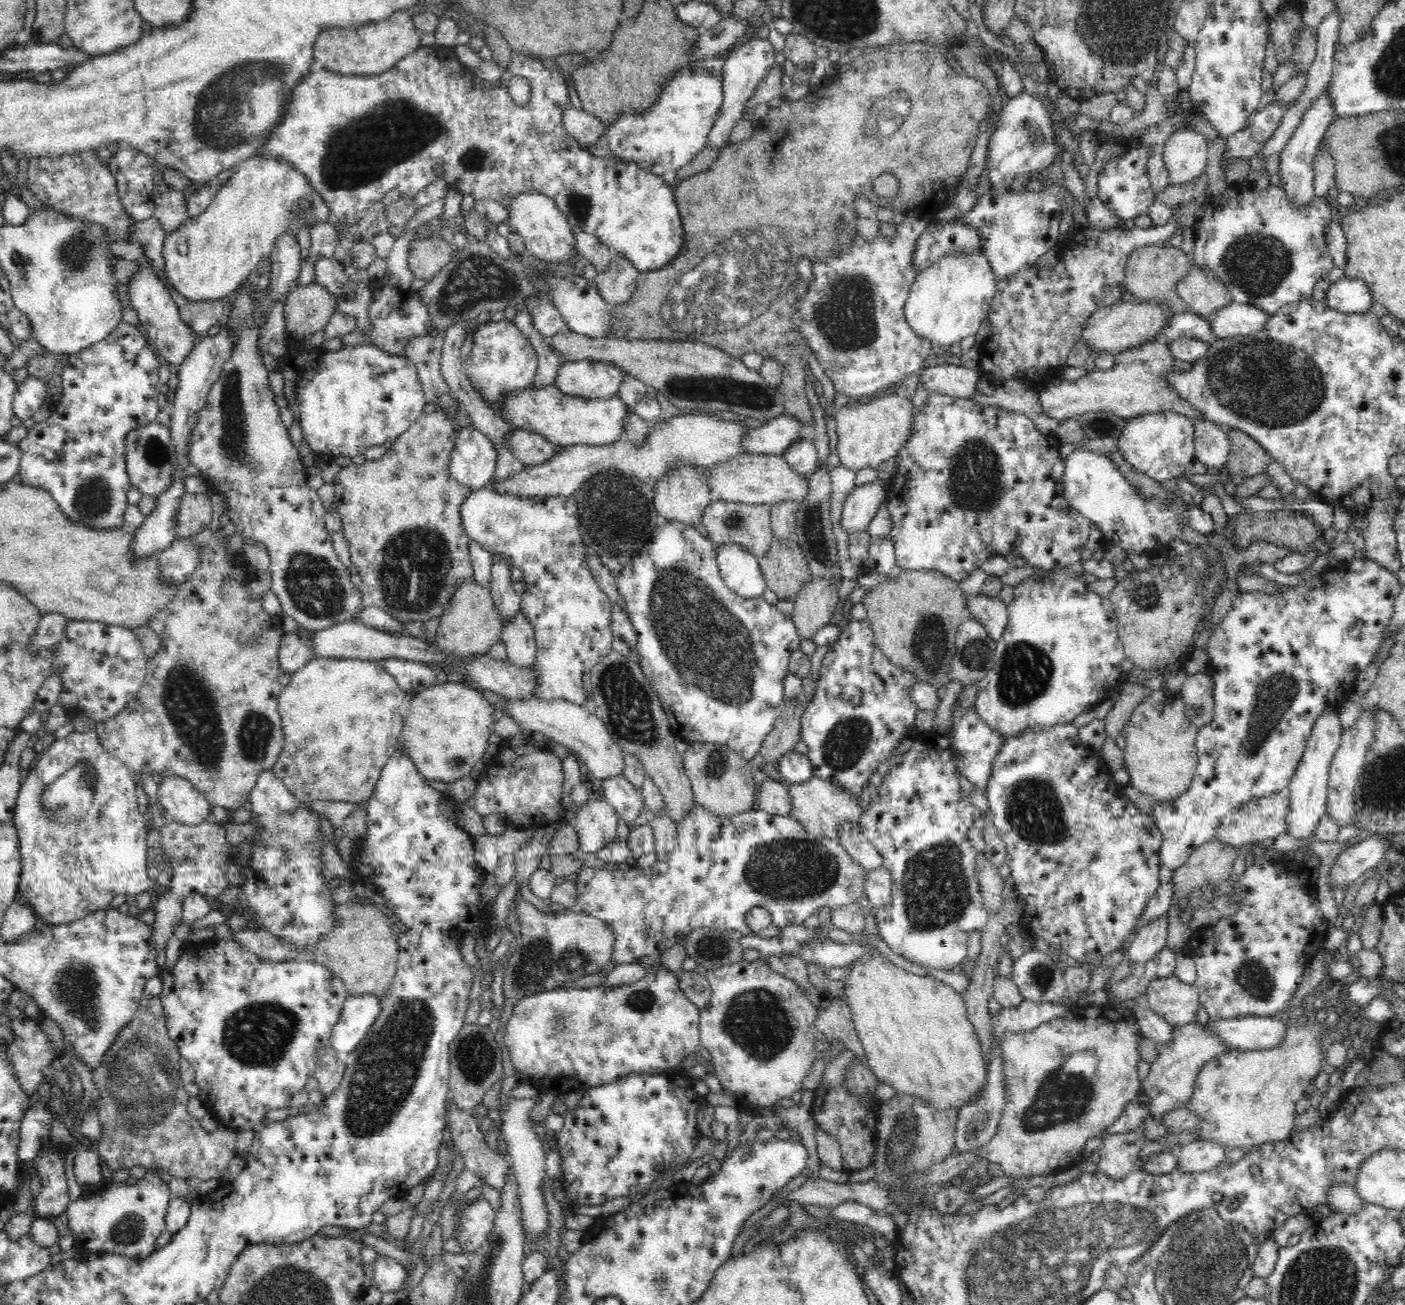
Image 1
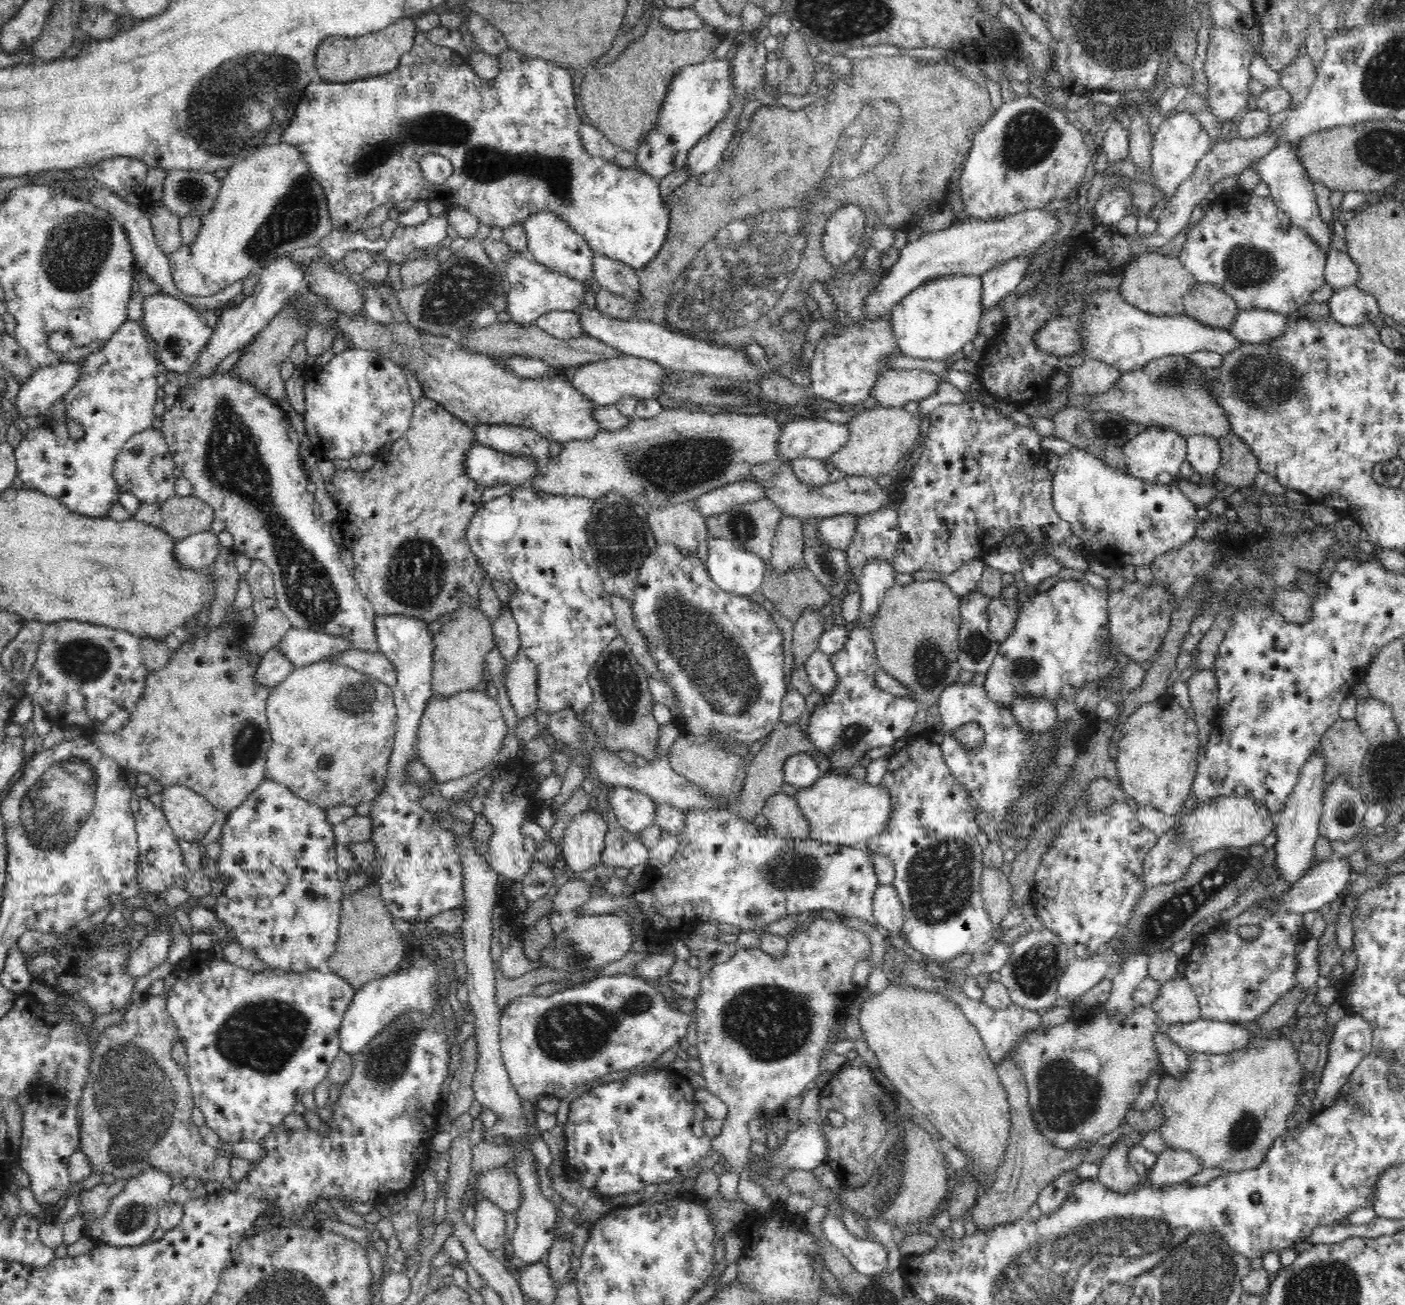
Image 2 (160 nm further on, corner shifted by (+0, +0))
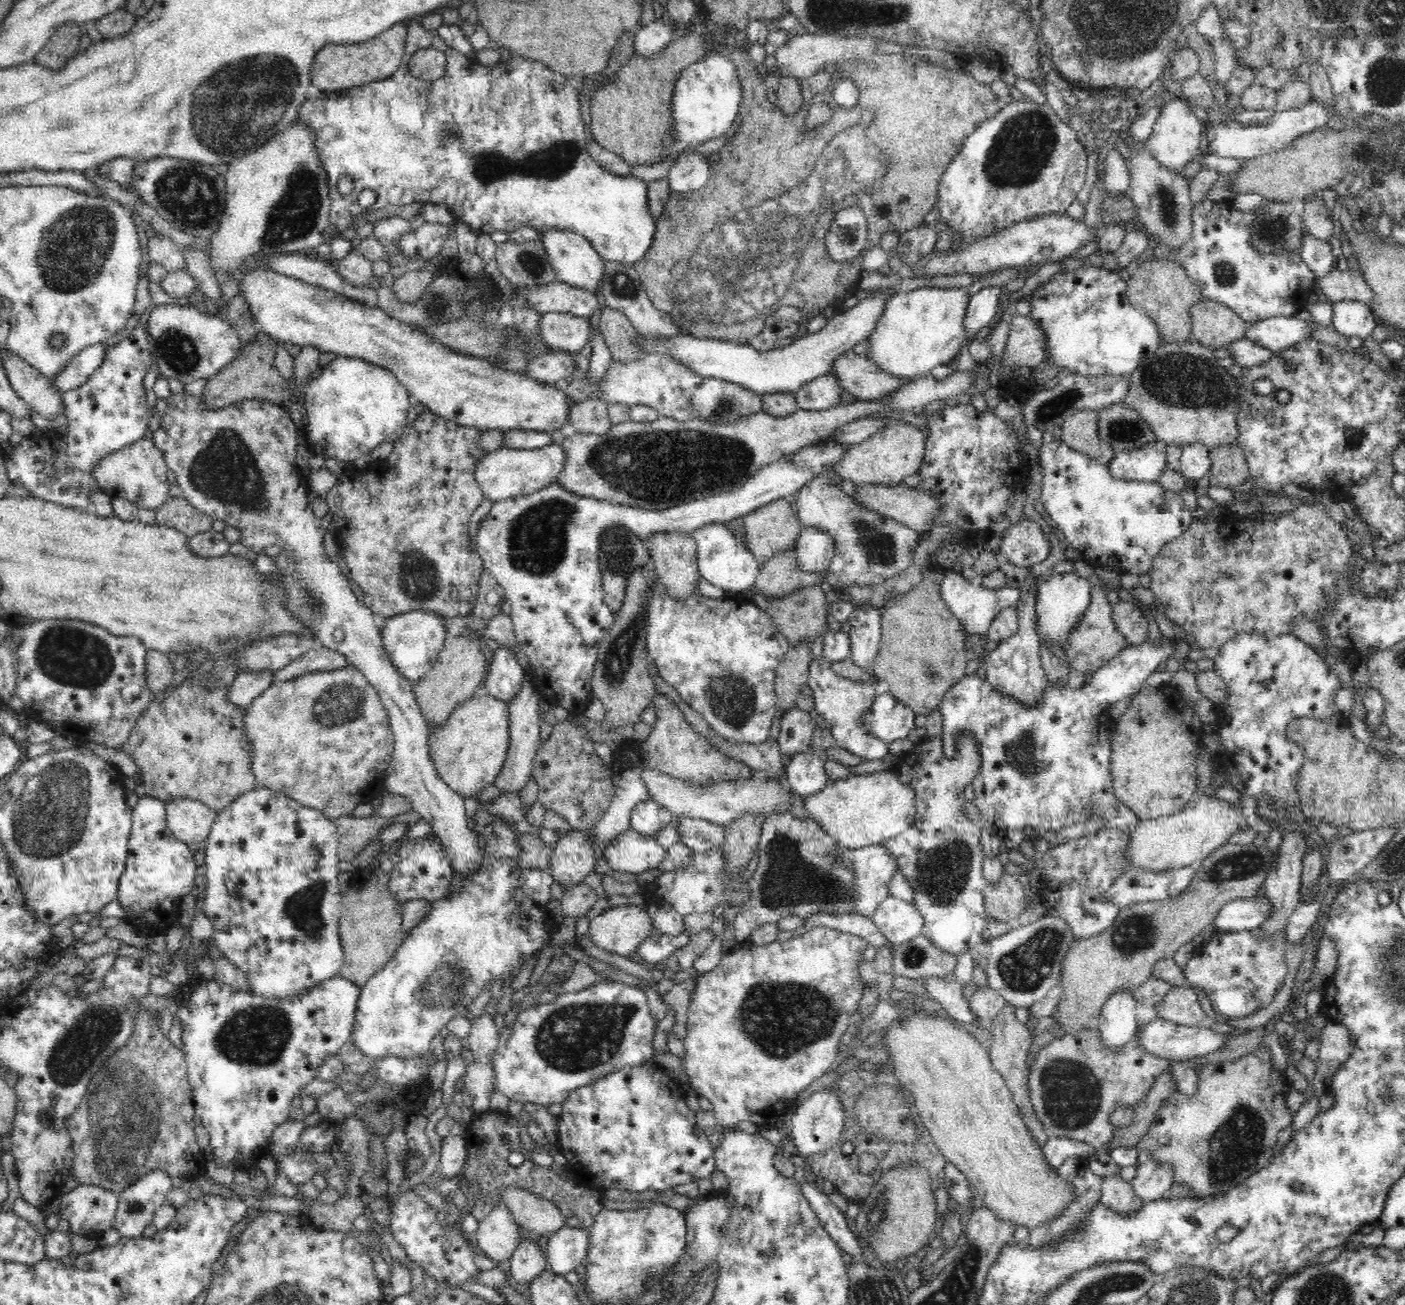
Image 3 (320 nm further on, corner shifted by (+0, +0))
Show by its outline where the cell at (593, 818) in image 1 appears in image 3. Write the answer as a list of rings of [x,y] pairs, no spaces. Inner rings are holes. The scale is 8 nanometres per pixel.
[[[572,829],[560,836],[551,852],[548,868],[553,882],[565,888],[584,882],[584,878],[594,871],[598,853],[585,831]]]

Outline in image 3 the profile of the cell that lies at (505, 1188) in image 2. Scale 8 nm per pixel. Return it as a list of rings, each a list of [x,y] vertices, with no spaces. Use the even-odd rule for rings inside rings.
[[[513,1184],[501,1188],[501,1201],[520,1226],[545,1240],[566,1225],[554,1203]]]

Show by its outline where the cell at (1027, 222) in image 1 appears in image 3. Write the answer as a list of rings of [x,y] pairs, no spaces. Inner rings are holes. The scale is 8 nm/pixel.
[[[988,286],[970,296],[970,304],[964,316],[964,330],[969,342],[987,331],[987,327],[999,316],[1000,287]]]

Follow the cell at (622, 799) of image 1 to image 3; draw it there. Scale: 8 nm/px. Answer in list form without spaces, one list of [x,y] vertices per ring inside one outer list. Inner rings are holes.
[[[652,799],[638,803],[630,812],[631,828],[639,833],[655,837],[673,817],[673,814]]]

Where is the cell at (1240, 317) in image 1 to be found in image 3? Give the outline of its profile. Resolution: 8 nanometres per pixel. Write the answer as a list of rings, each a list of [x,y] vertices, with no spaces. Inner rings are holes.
[[[1292,316],[1266,318],[1246,328],[1246,337],[1274,352],[1292,348],[1306,340],[1310,334],[1310,323],[1294,320]]]

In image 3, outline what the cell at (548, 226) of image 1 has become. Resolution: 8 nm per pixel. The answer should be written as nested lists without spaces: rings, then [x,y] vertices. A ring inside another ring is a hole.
[[[550,230],[542,233],[539,239],[543,243],[545,253],[548,254],[548,260],[552,263],[557,280],[594,293],[604,276],[605,260],[584,236],[568,230]]]

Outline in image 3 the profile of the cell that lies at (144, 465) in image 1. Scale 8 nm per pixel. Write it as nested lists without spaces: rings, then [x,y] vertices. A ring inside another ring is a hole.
[[[142,438],[113,454],[102,458],[92,470],[96,484],[104,494],[110,497],[122,497],[131,500],[139,509],[154,510],[160,508],[170,497],[171,483],[168,481],[168,465],[164,455],[156,449],[152,439]]]

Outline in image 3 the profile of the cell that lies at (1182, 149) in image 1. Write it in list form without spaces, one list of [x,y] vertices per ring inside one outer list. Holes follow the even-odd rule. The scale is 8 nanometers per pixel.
[[[1183,98],[1171,100],[1161,107],[1160,116],[1154,123],[1152,134],[1144,143],[1152,156],[1171,172],[1180,172],[1196,155],[1204,153],[1205,122],[1201,113]]]

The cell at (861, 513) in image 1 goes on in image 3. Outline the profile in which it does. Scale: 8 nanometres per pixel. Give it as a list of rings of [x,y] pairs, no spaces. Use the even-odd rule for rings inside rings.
[[[819,528],[801,529],[795,559],[802,572],[825,572],[835,553],[834,539]]]

